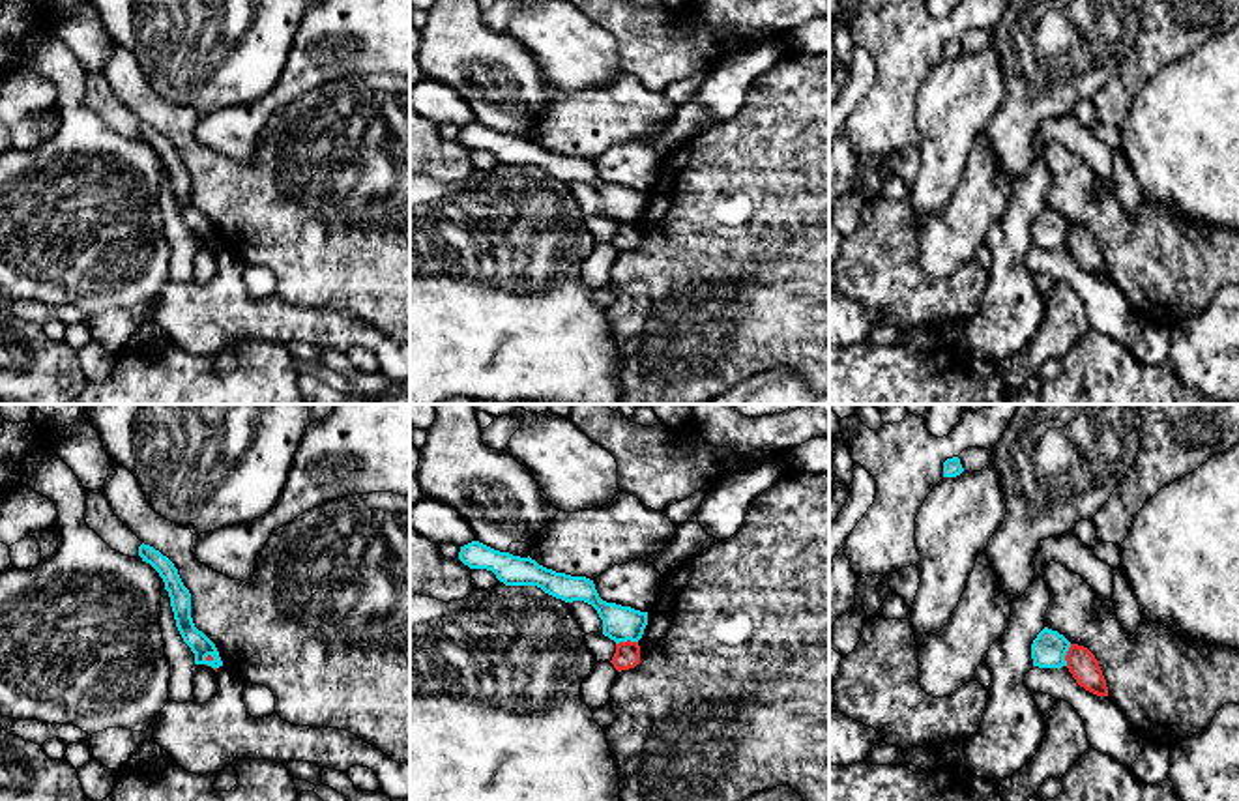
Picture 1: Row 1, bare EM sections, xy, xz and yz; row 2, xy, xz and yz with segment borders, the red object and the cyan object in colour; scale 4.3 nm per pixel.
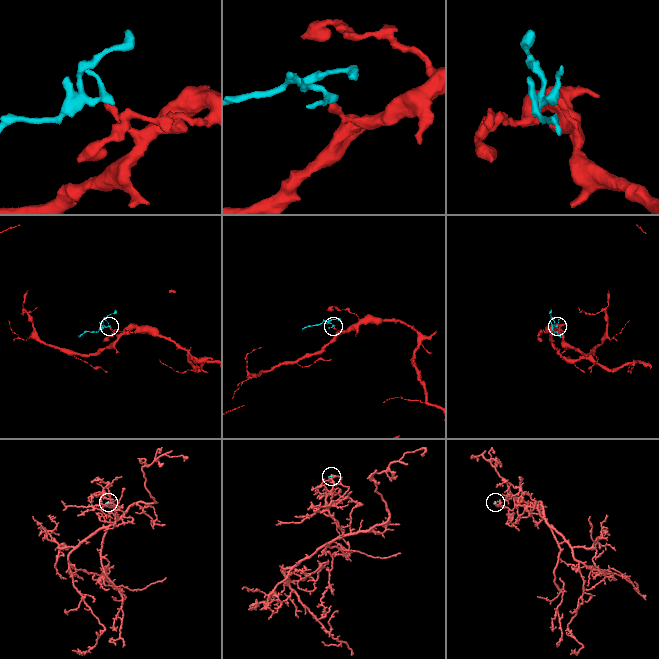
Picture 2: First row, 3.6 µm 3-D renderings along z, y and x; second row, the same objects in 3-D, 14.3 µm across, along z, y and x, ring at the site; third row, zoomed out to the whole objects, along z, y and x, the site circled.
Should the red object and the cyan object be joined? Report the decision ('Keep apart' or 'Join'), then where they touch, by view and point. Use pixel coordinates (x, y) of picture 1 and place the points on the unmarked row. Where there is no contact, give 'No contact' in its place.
Keep apart. Touches red at xz (627, 221)

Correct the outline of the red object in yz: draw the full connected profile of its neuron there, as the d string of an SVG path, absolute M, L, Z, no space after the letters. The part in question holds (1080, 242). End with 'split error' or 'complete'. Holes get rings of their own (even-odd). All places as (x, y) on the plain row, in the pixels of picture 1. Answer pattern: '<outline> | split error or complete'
M1071 225L1065 241L1069 253L1080 268L1097 277L1108 277L1106 260L1102 256L1099 241L1087 228Z | complete

